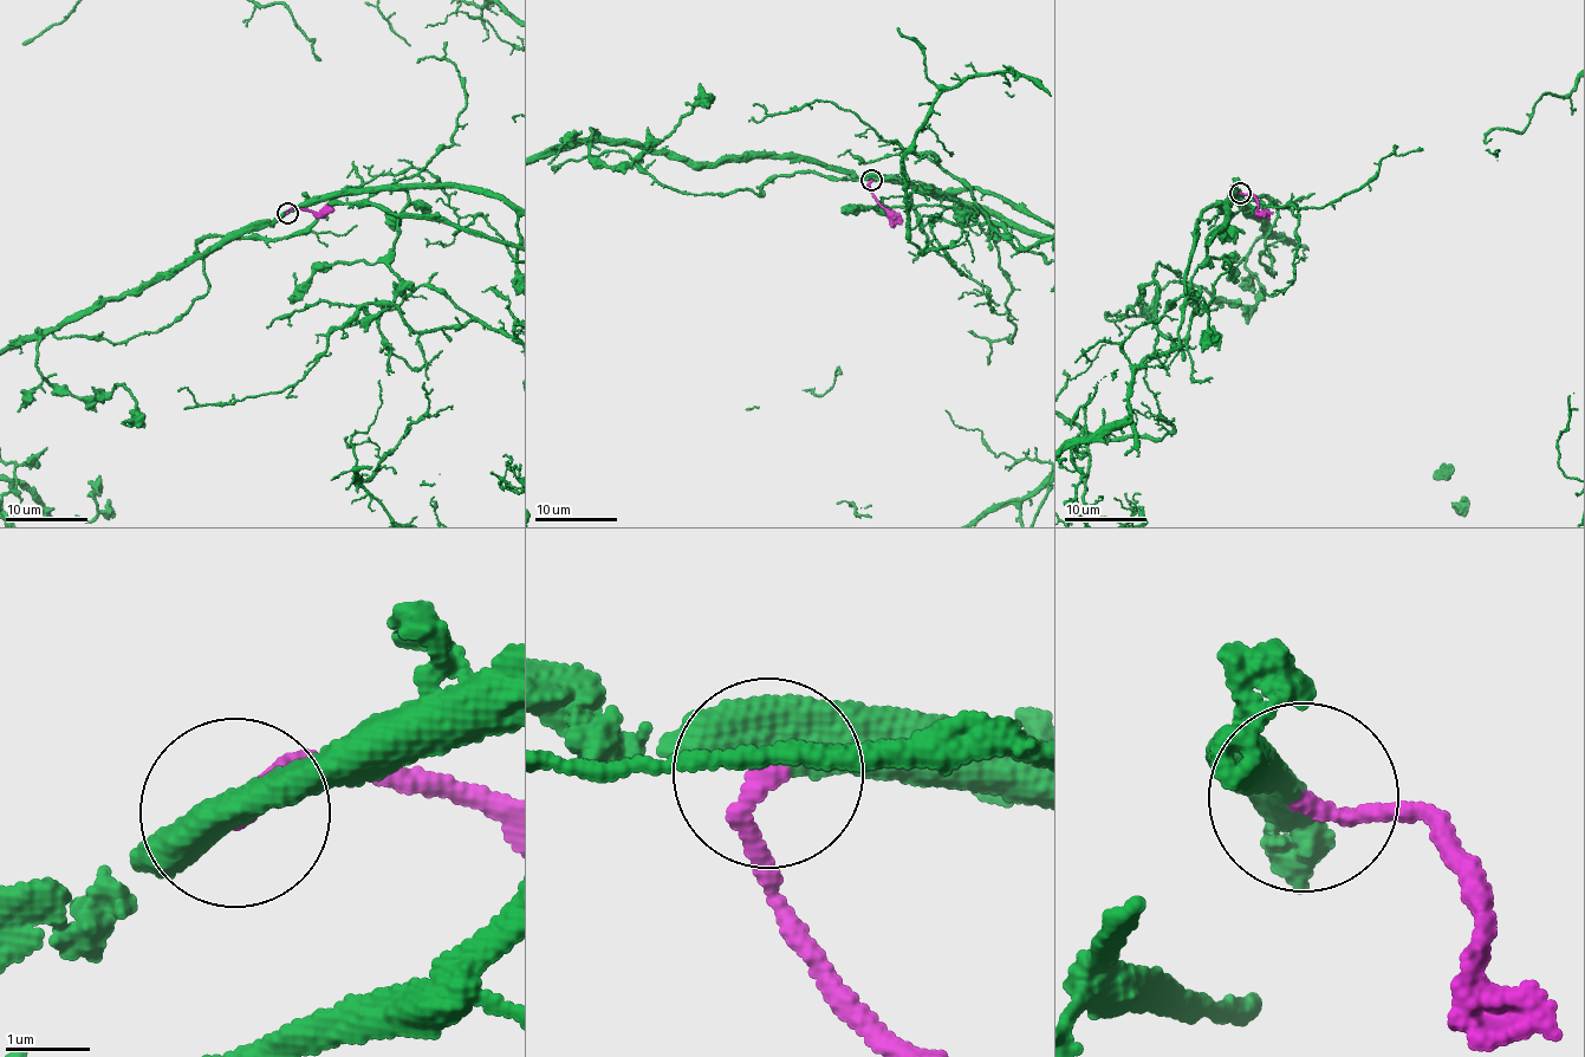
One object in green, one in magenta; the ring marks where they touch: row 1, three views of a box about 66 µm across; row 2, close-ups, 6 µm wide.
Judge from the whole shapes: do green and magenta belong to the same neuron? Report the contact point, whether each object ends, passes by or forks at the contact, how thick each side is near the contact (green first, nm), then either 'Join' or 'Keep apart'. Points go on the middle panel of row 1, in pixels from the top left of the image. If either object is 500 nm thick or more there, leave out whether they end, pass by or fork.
Place: (871, 180). Thickness 500 nm (green) against 200 nm. Join

